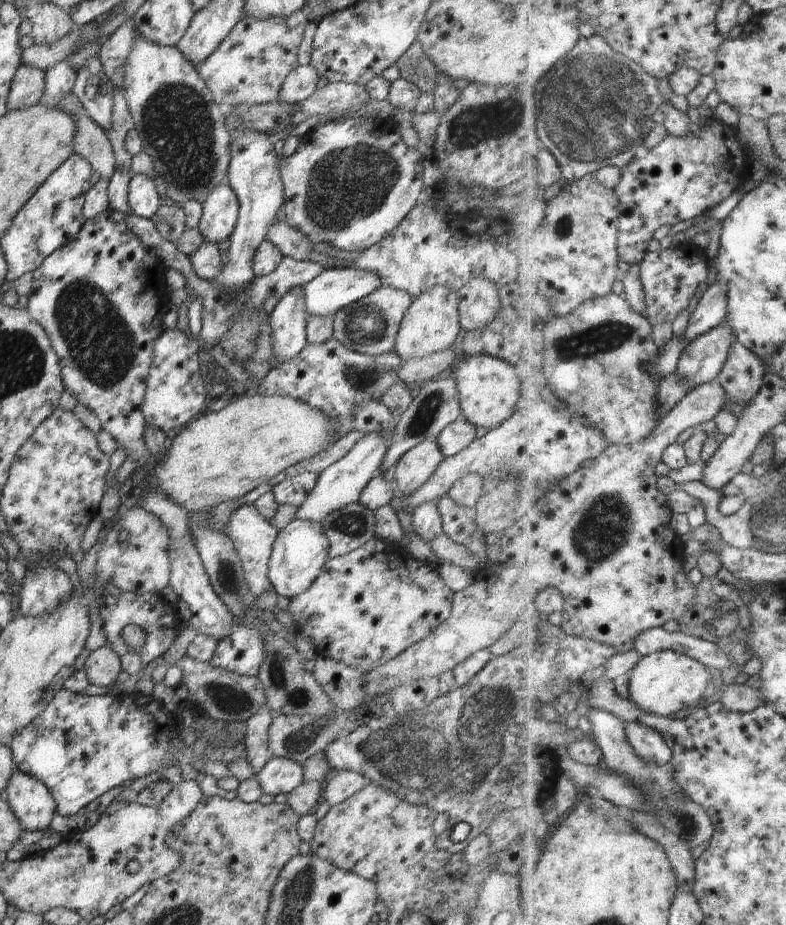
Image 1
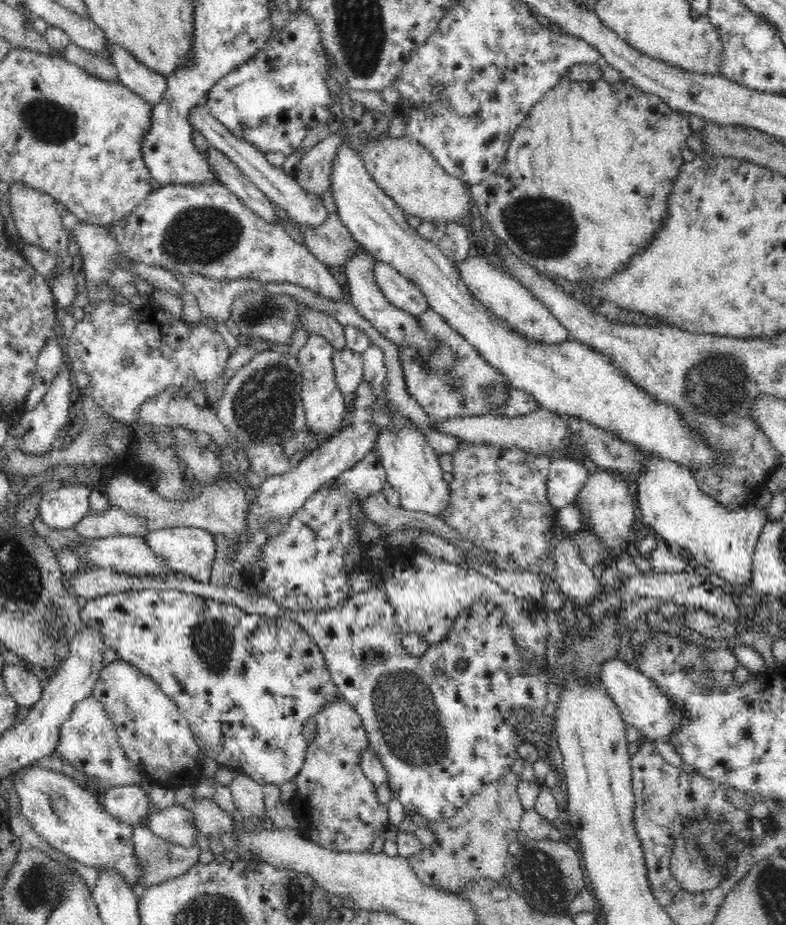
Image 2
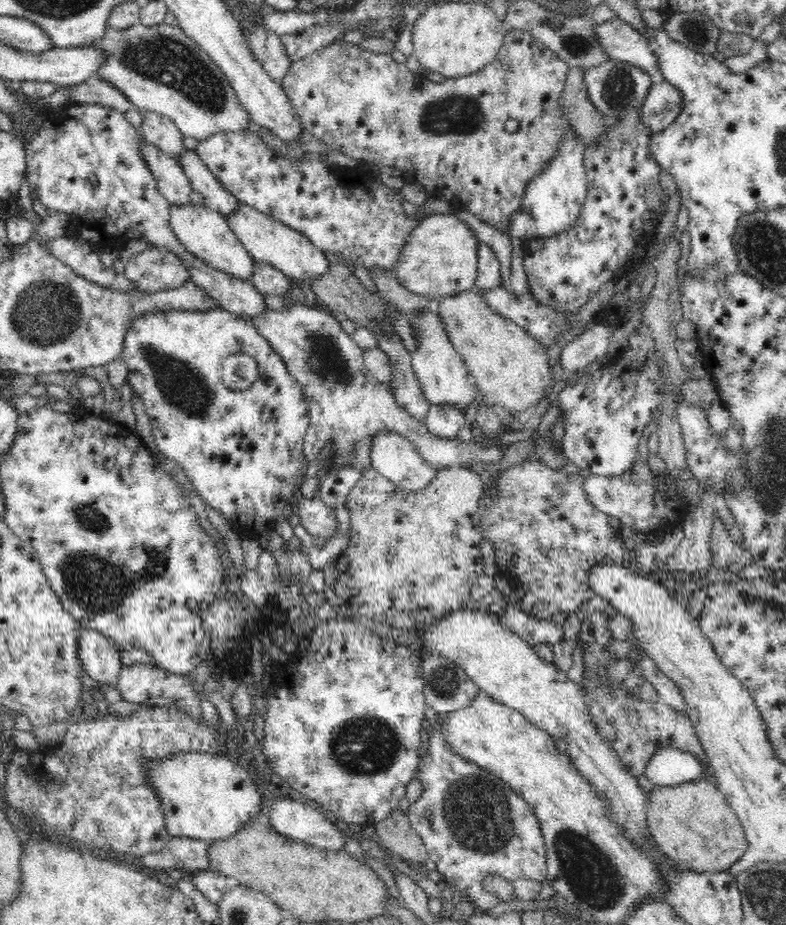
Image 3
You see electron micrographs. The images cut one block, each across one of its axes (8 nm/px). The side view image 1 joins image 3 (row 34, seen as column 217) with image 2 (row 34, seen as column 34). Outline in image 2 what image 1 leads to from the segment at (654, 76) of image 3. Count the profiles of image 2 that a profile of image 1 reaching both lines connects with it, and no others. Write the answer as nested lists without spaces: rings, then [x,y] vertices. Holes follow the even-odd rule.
[[[302,8],[299,14],[291,14],[282,28],[282,32],[272,32],[264,46],[249,58],[221,78],[207,92],[207,108],[211,115],[221,122],[236,138],[240,138],[255,146],[264,153],[281,152],[288,156],[302,146],[304,138],[314,126],[323,126],[329,120],[330,108],[335,95],[326,85],[330,78],[330,53],[322,45],[316,20]]]

